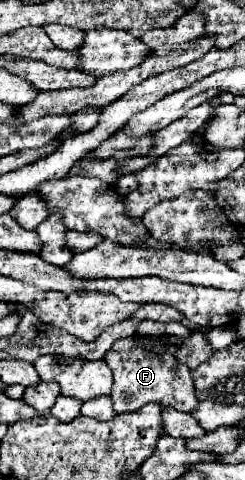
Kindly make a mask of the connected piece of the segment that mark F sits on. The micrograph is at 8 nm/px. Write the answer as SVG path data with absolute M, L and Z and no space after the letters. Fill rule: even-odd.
M120 338L120 342L114 342L114 346L104 356L106 364L114 372L114 386L112 386L112 402L114 412L136 412L148 402L160 402L162 406L172 406L182 412L192 412L198 406L196 388L190 376L190 370L180 370L180 366L174 366L172 354L144 354L132 338Z

